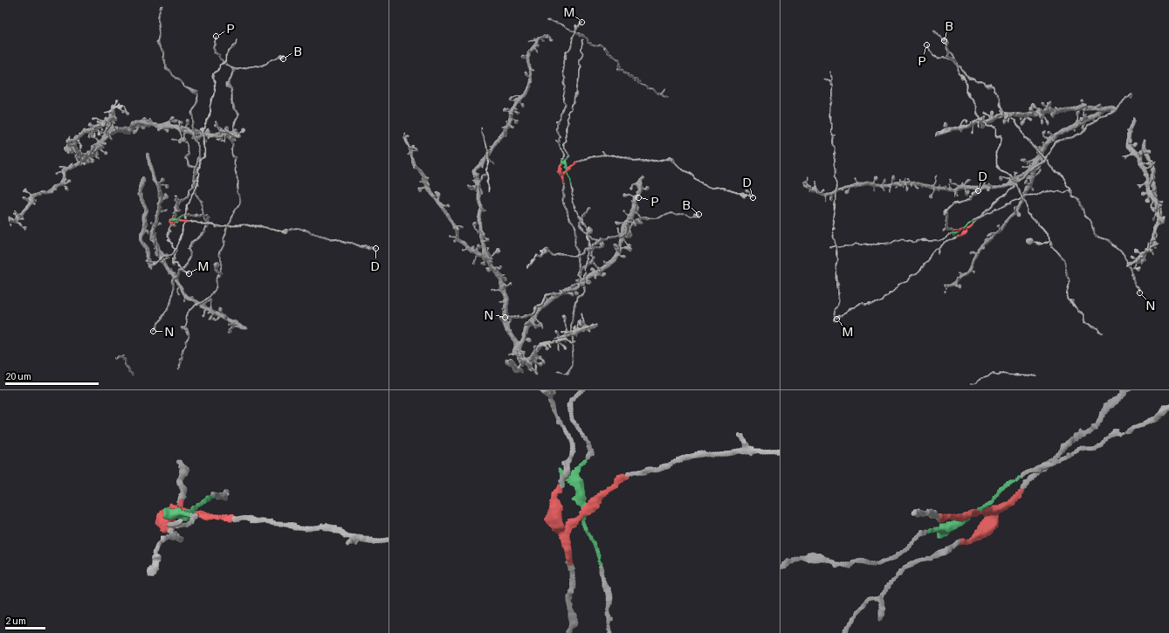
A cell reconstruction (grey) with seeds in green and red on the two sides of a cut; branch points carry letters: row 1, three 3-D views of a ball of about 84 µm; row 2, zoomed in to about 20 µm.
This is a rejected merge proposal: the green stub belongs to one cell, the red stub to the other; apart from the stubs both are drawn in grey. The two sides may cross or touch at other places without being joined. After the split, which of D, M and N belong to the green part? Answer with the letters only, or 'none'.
N

